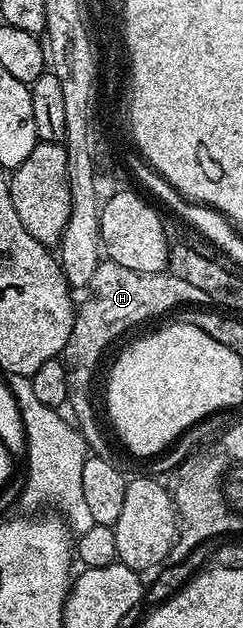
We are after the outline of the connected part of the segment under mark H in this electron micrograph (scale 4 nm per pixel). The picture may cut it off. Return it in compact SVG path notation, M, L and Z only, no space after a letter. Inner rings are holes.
M109 258L97 263L94 274L84 286L83 293L85 295L82 301L80 298L74 310L71 336L61 356L64 365L69 365L64 367L68 395L66 404L73 413L72 420L83 435L90 454L110 461L113 453L97 421L91 393L93 377L103 351L127 329L145 322L146 319L185 304L187 307L207 305L211 303L211 299L199 287L192 286L187 280L179 279L168 271L164 273L134 271L131 267L120 266Z

